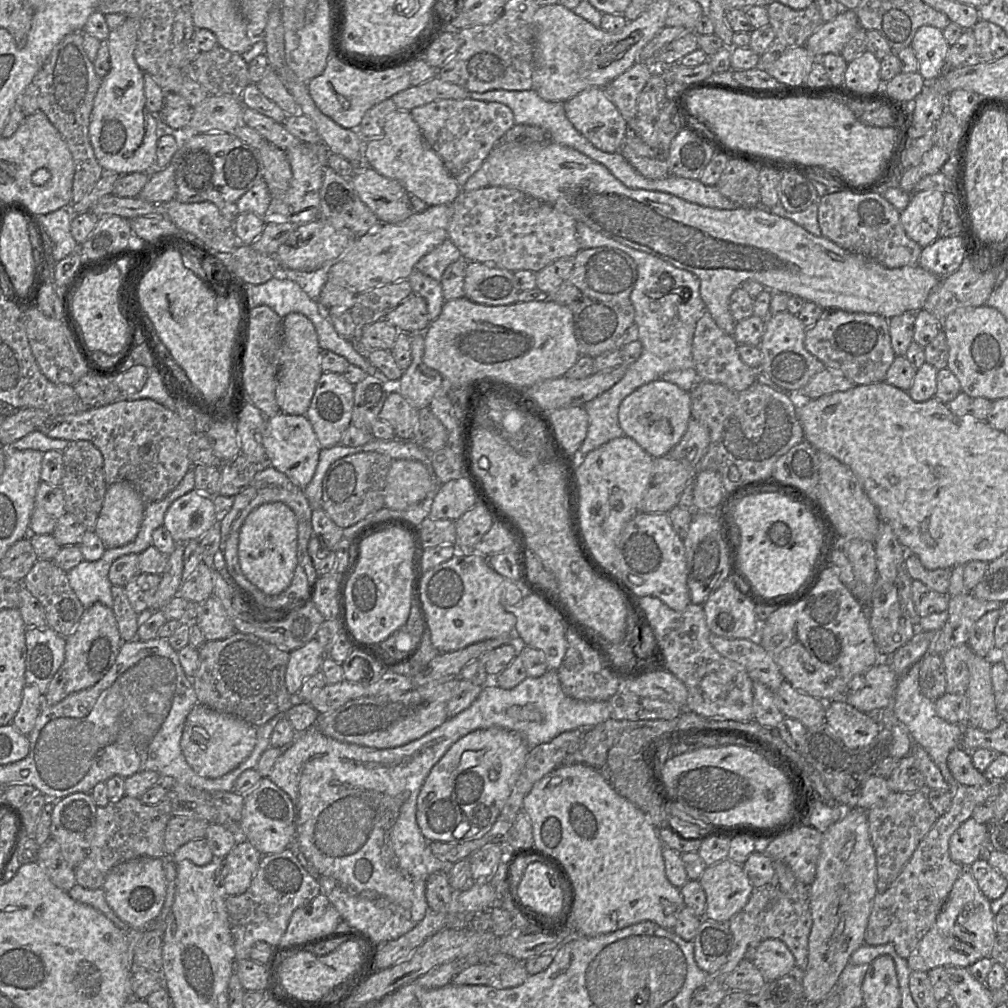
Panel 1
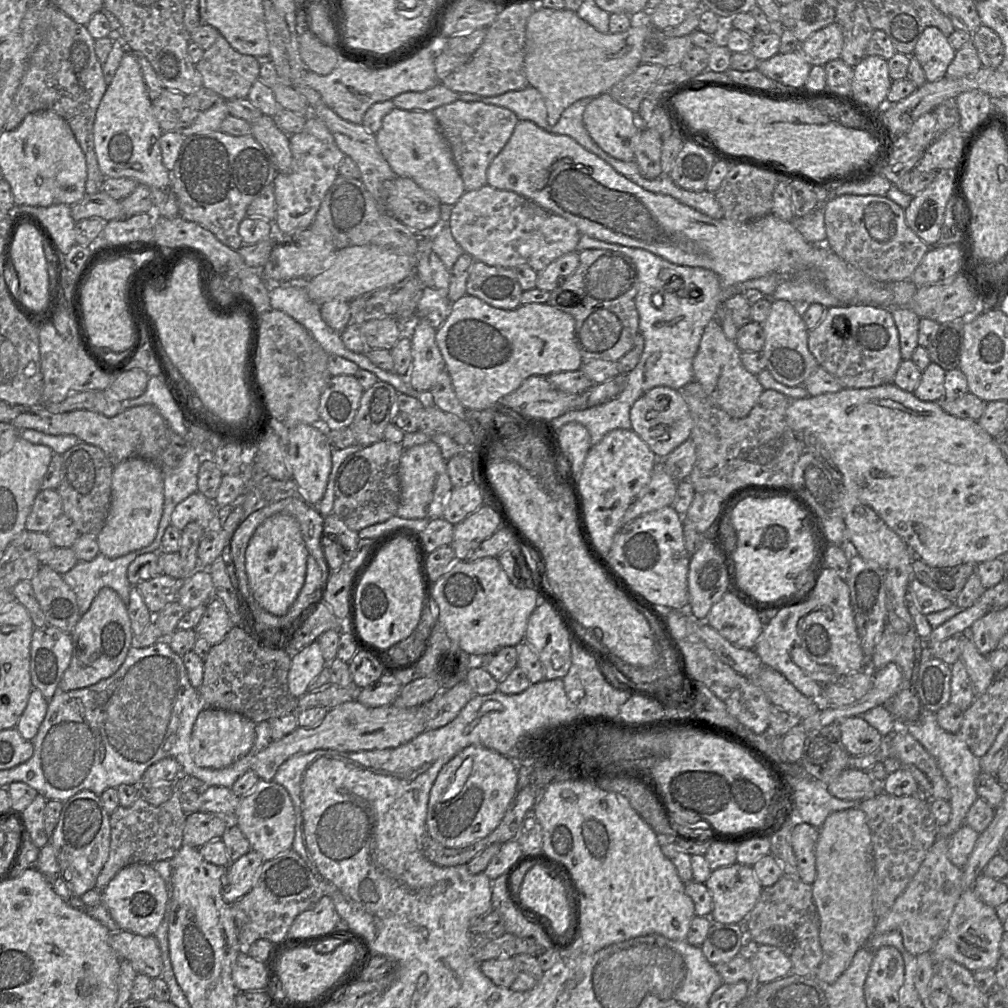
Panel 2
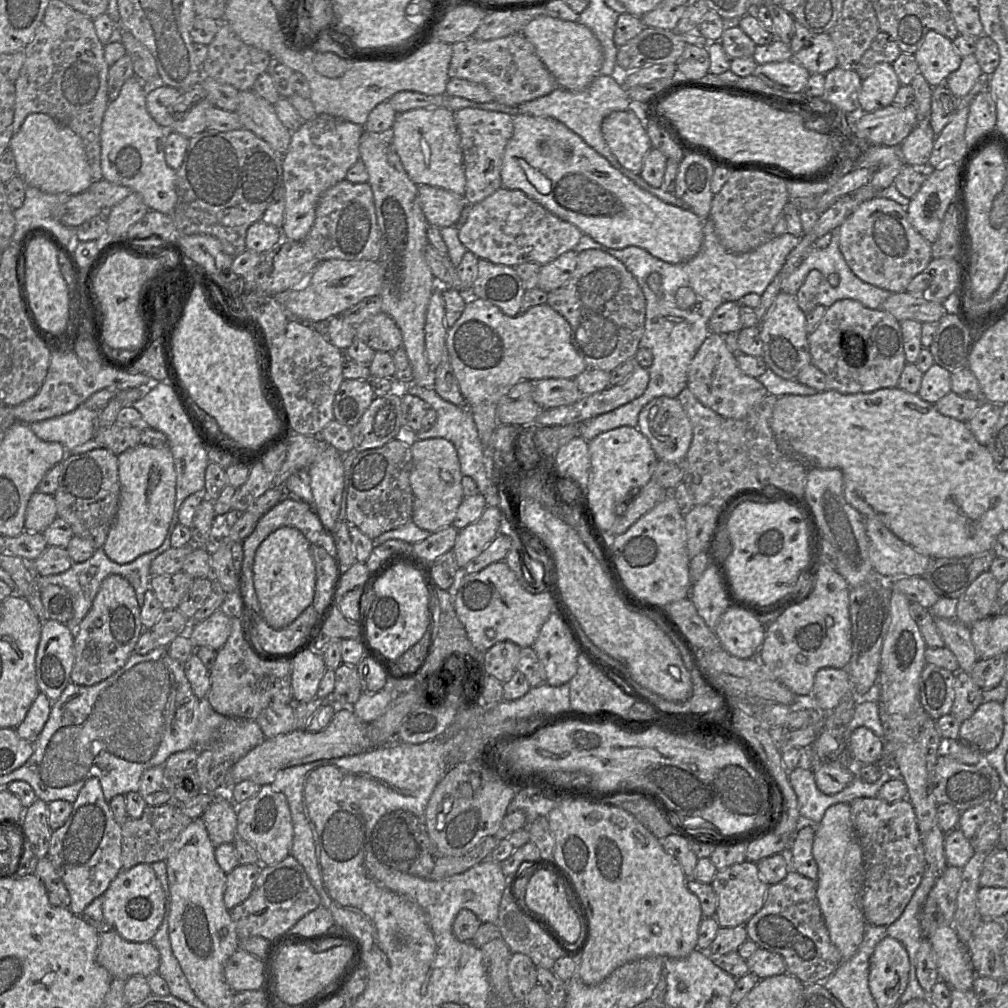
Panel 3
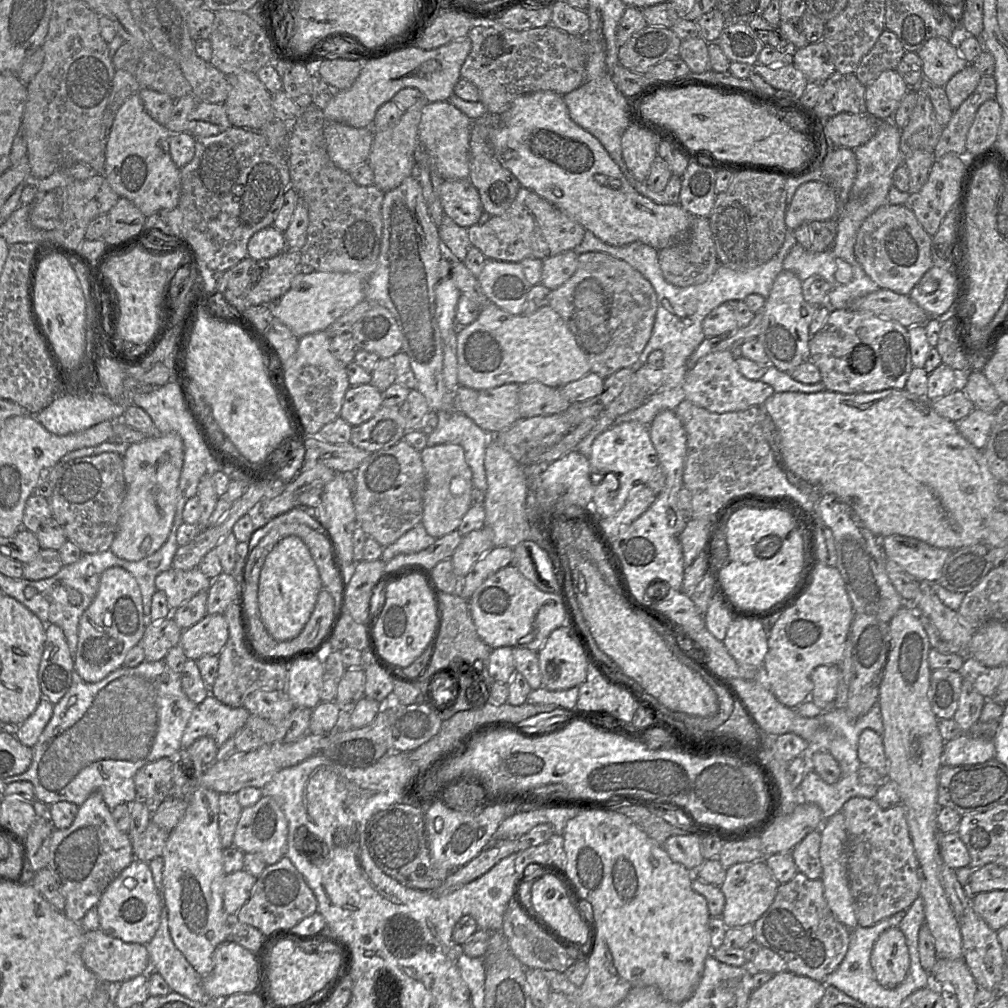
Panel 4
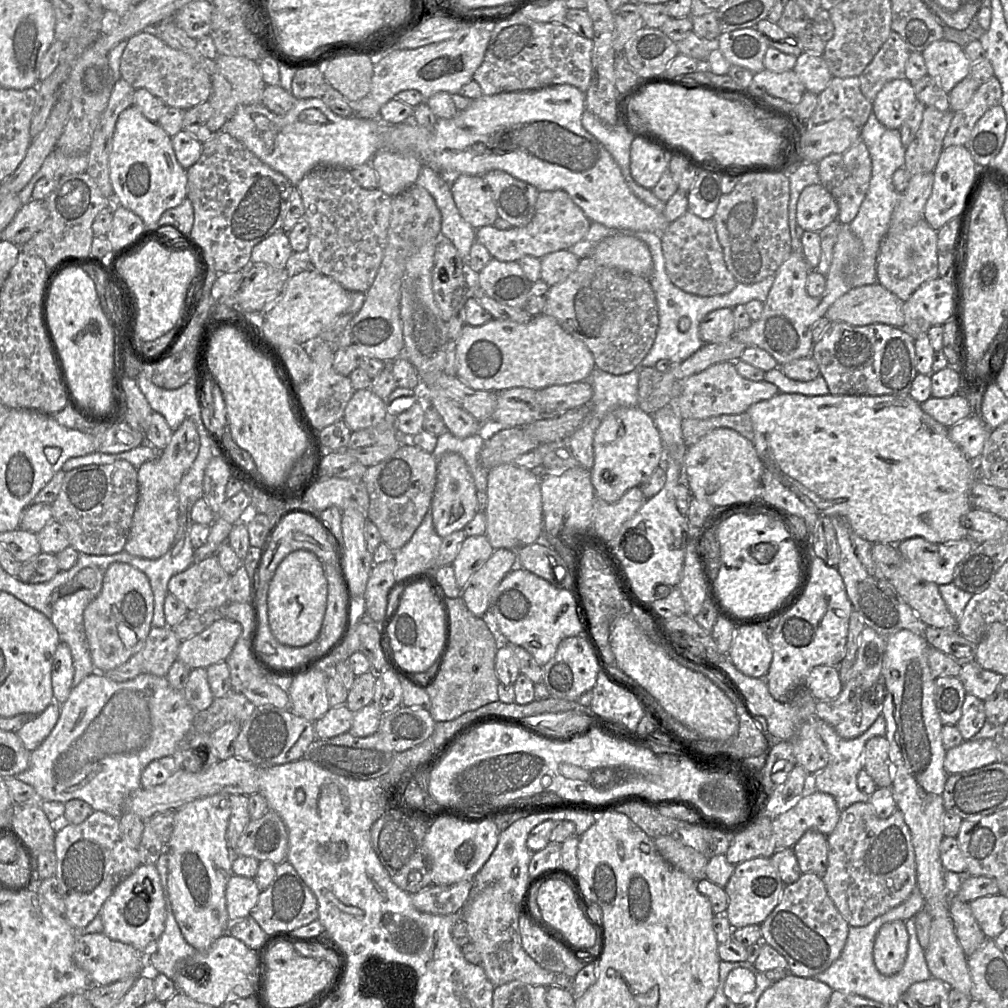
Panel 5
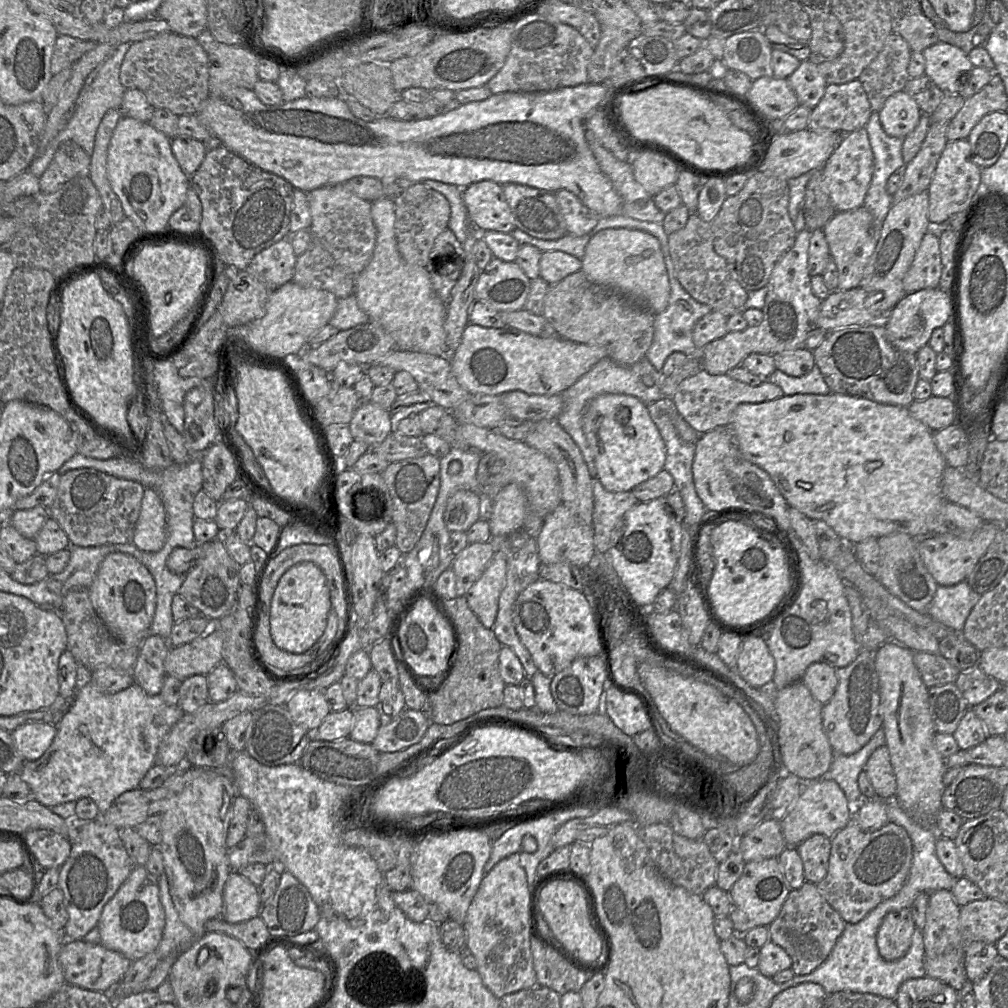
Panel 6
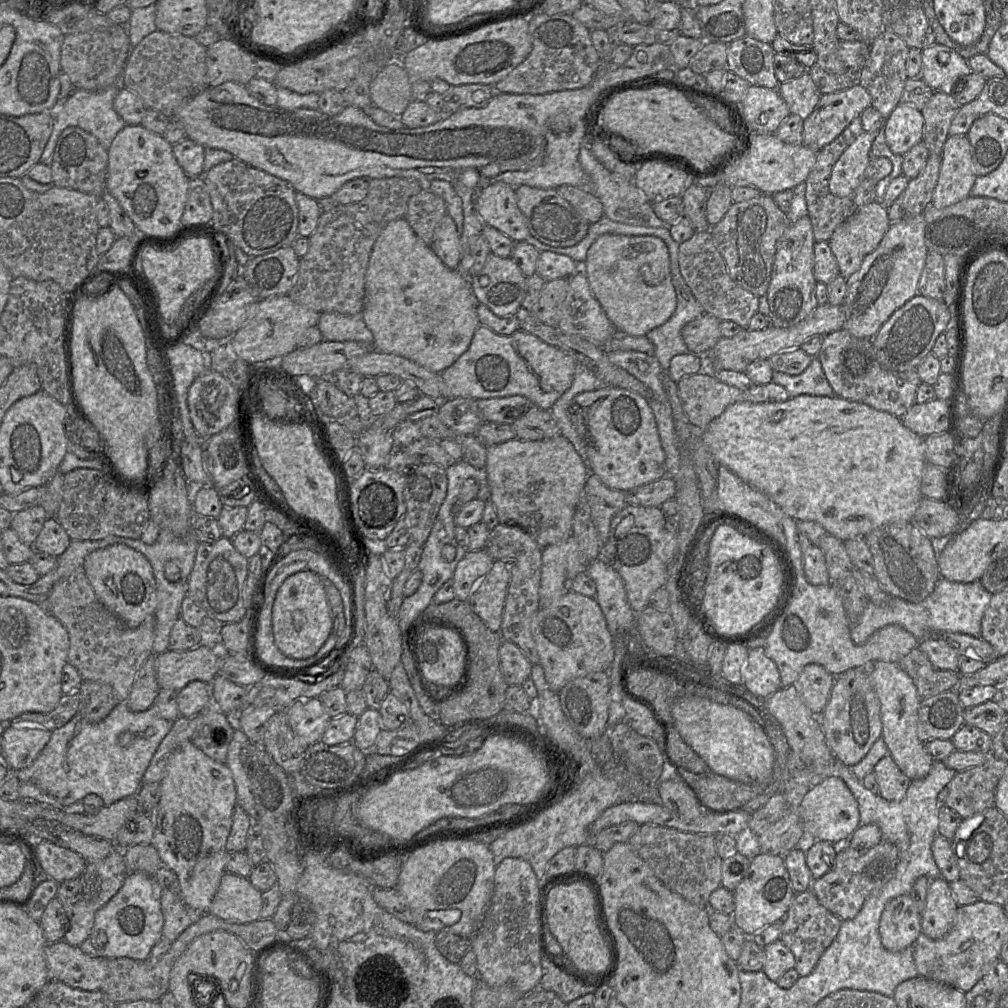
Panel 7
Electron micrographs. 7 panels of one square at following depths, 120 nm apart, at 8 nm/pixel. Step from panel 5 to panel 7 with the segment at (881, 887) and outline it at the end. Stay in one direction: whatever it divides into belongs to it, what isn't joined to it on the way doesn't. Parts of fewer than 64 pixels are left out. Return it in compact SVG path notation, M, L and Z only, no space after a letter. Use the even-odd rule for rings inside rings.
M881 840L866 853L860 853L848 844L839 846L833 868L821 878L813 880L810 890L819 903L842 921L851 920L859 913L867 898L890 881L898 864L897 847Z

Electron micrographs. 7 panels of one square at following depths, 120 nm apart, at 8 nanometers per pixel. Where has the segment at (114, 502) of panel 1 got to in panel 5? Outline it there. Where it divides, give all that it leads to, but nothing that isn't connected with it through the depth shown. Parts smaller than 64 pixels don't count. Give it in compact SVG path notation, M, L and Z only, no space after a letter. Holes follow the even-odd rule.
M185 419L174 431L161 456L143 463L137 469L139 495L124 551L146 559L160 558L168 551L178 530L178 486L199 449L197 426L192 419Z

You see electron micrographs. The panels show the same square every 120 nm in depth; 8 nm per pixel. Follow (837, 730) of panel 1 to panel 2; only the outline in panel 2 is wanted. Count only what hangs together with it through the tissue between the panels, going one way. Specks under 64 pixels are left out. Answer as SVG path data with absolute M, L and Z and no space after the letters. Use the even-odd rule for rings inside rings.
M860 716L842 720L839 729L842 743L851 756L871 753L882 739L880 733Z

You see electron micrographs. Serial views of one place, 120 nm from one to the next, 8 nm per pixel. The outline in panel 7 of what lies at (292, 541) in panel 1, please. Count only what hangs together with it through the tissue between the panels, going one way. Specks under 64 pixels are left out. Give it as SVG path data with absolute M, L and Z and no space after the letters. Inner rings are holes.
M312 571L290 575L278 589L272 611L274 640L279 650L294 659L314 656L327 641L333 627L332 612L321 577Z

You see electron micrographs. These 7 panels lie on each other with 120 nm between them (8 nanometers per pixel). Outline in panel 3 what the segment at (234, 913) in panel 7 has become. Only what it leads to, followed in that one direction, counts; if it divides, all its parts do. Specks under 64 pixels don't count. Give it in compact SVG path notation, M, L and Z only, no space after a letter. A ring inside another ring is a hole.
M261 863L239 864L226 875L223 900L229 911L250 896L263 867Z

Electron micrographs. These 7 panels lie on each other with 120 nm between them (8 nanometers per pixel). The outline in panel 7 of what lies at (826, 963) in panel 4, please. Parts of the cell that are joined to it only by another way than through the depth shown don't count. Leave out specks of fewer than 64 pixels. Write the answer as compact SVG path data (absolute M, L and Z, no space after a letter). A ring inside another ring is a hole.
M810 889L795 894L786 915L781 921L782 931L779 940L794 955L794 969L800 977L807 976L813 971L824 951L837 936L841 923L842 920L839 917L819 903Z

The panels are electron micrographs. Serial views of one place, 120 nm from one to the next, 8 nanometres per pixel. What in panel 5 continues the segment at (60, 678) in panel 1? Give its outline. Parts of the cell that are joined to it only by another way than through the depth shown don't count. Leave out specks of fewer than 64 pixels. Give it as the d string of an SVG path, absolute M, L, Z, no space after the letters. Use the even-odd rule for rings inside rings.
M123 562L107 568L102 589L84 610L86 640L95 671L106 673L140 652L152 627L154 598L147 575Z

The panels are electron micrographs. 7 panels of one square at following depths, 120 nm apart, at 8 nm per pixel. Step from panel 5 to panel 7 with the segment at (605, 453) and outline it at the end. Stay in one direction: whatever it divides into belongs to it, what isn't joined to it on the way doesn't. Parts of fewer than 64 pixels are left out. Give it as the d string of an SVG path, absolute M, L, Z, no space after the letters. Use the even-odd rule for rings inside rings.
M604 386L594 391L583 392L572 399L569 406L569 417L573 427L579 435L580 440L583 443L583 446L585 447L585 452L587 455L587 467L590 473L597 475L599 479L609 488L627 492L639 486L654 482L667 475L665 452L663 451L660 442L655 417L648 401L642 396L623 388L616 388L611 386Z

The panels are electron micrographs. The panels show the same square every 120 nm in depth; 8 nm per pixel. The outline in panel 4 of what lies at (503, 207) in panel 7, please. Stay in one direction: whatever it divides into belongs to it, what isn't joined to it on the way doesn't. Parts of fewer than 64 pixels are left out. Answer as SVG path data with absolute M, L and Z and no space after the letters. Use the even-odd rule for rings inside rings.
M469 179L445 180L440 200L444 214L464 228L476 225L484 212L479 193Z

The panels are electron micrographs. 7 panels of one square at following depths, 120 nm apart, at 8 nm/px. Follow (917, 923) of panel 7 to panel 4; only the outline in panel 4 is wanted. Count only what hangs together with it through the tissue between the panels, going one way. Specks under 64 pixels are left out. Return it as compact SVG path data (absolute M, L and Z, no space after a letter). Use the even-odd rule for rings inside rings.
M898 927L881 933L873 946L870 963L882 987L893 989L904 981L910 959L905 936Z

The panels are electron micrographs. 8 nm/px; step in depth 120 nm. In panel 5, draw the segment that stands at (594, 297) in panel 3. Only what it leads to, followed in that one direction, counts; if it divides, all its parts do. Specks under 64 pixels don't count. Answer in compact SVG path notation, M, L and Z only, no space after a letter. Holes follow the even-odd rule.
M591 256L579 259L572 274L550 287L543 313L553 317L564 331L586 345L593 355L596 368L613 375L623 375L641 366L654 343L658 328L655 293L648 279L598 265Z

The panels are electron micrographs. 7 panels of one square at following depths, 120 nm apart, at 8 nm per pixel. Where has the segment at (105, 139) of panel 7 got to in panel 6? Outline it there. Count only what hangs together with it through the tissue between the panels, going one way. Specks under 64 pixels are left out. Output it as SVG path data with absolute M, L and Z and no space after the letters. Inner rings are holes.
M126 42L116 46L114 53L105 61L93 82L81 98L71 119L65 128L49 143L43 154L37 154L28 168L33 175L40 178L52 161L61 143L72 140L91 156L94 149L97 128L109 109L121 109L123 94L126 88L120 81L120 69L123 59L132 43Z

